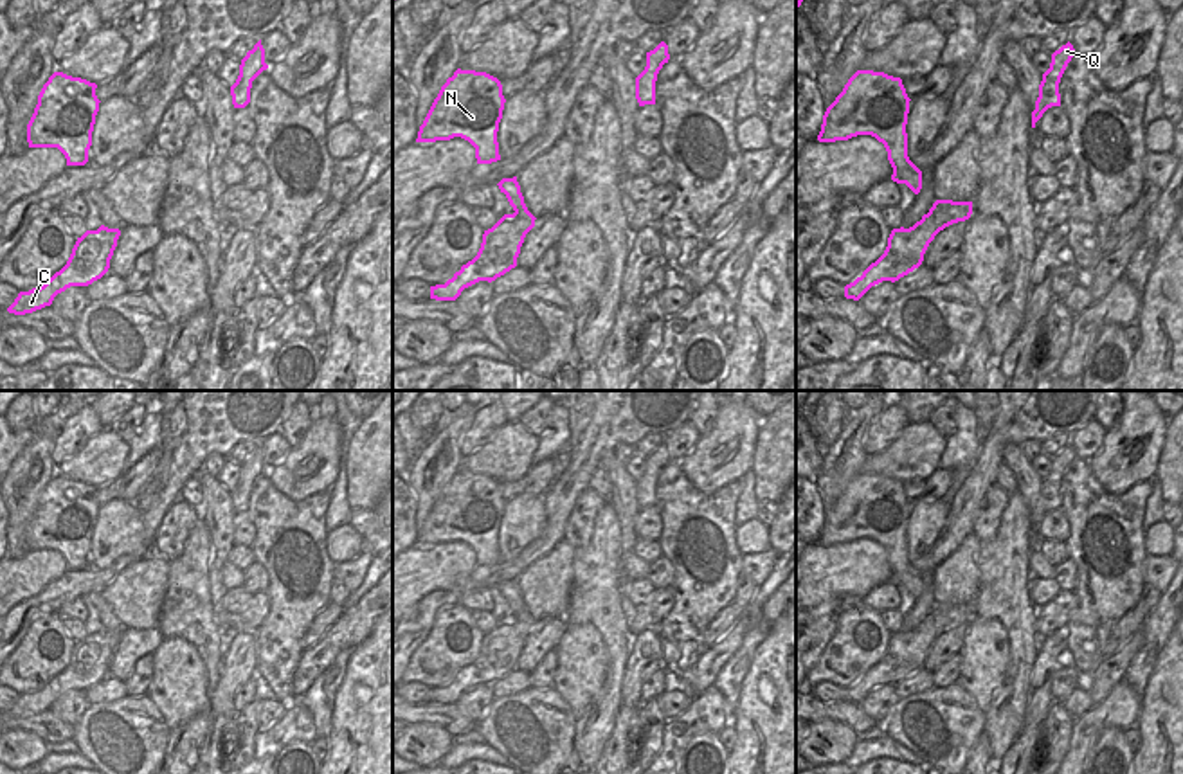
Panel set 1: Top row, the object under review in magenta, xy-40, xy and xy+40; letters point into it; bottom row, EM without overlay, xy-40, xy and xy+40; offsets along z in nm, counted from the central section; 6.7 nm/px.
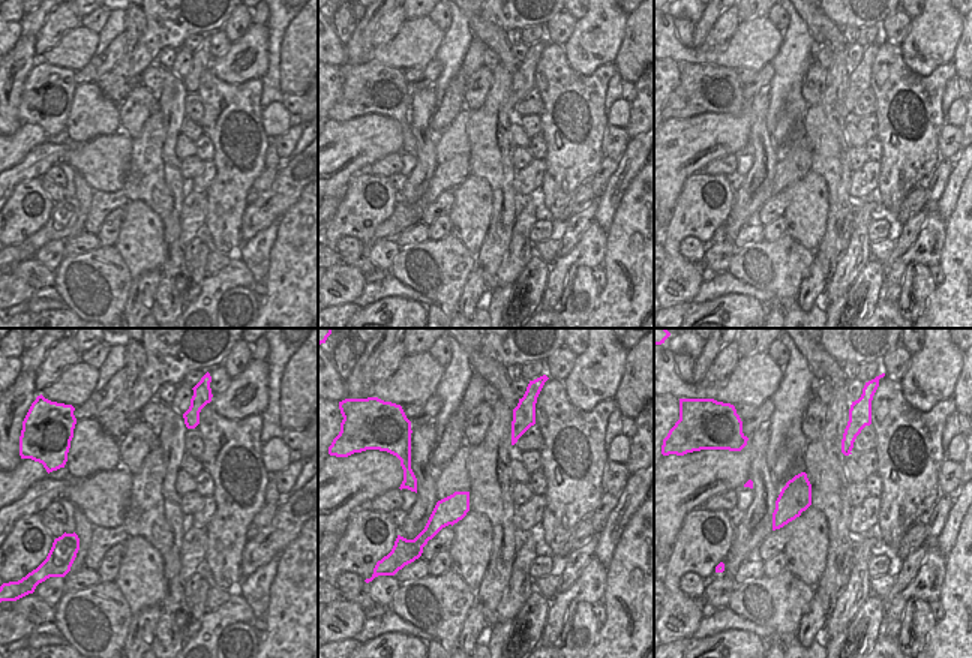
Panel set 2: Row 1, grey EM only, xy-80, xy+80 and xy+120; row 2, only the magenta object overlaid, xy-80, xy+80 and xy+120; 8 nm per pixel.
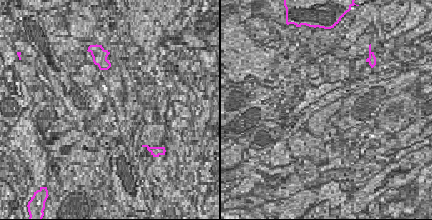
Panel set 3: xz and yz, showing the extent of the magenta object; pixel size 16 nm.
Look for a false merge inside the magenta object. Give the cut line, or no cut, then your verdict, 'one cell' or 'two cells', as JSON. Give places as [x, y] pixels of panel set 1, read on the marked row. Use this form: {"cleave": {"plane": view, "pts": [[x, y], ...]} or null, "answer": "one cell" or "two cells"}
{"cleave": {"plane": "xy", "pts": [[526, 207], [515, 213]]}, "answer": "two cells"}

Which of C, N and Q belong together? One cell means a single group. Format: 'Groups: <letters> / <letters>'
Groups: C Q / N

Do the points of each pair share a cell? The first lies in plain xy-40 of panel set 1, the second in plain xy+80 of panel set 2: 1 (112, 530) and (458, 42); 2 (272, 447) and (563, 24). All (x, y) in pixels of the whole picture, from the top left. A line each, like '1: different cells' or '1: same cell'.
1: different cells
2: same cell

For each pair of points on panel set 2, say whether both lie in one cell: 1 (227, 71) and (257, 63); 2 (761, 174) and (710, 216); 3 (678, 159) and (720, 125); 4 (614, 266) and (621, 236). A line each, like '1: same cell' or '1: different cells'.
1: same cell
2: different cells
3: same cell
4: same cell

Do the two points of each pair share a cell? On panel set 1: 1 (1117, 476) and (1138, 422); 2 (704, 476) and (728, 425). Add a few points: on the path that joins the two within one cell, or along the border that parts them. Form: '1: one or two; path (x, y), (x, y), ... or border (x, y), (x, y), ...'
1: one; path (1119, 461), (1117, 441), (1124, 434)
2: one; path (713, 463), (728, 449), (728, 438)

